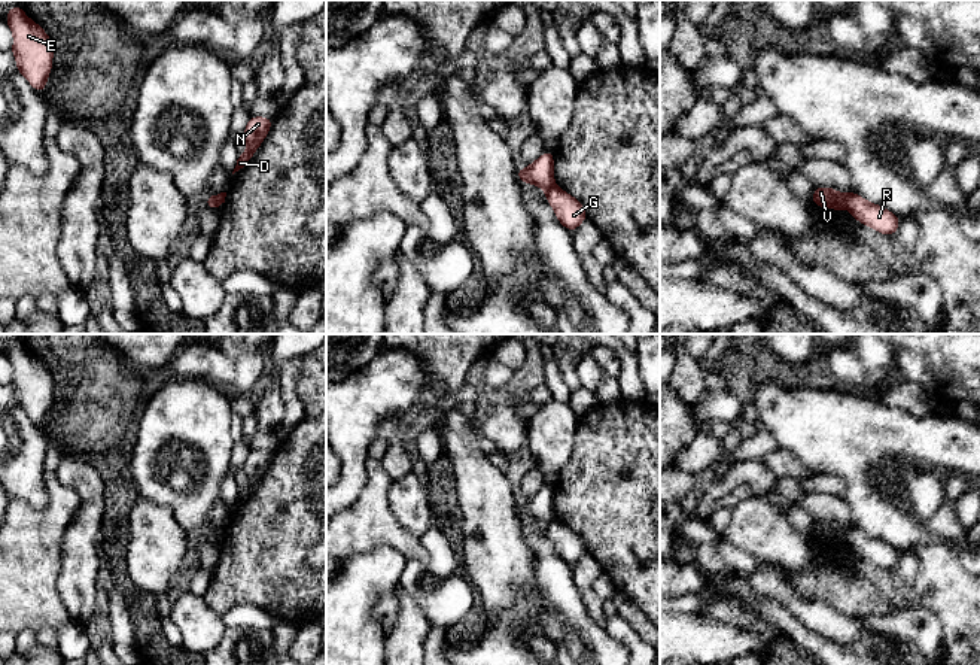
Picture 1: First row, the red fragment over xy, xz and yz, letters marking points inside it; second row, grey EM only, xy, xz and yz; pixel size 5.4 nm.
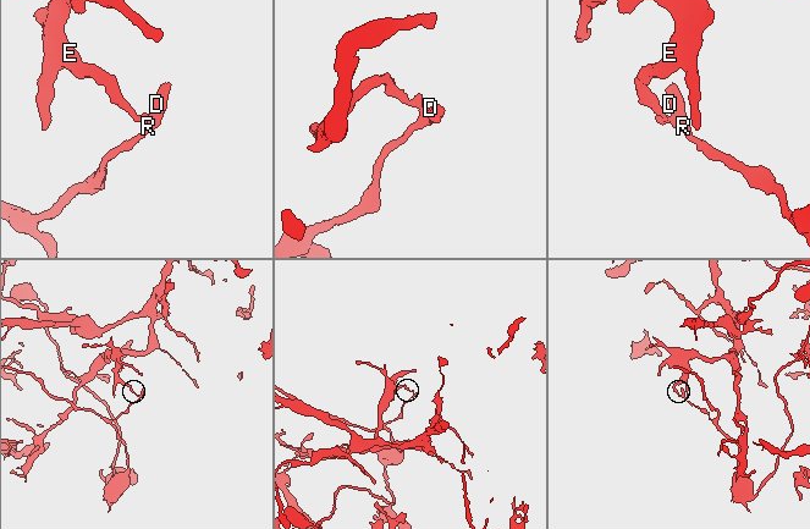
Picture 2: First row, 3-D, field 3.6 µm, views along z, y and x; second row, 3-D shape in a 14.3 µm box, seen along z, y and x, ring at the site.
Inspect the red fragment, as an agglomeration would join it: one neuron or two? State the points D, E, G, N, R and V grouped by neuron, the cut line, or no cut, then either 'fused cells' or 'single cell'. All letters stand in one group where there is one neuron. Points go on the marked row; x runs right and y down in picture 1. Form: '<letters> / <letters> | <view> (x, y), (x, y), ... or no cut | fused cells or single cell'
D G N R / E V | yz (845, 196), (846, 207) | fused cells

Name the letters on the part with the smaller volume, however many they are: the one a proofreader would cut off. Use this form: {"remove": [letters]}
{"remove": ["D", "G", "N", "R"]}

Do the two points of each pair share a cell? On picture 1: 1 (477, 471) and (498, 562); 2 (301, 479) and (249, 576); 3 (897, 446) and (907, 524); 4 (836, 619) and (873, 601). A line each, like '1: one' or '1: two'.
1: one
2: one
3: one
4: two

